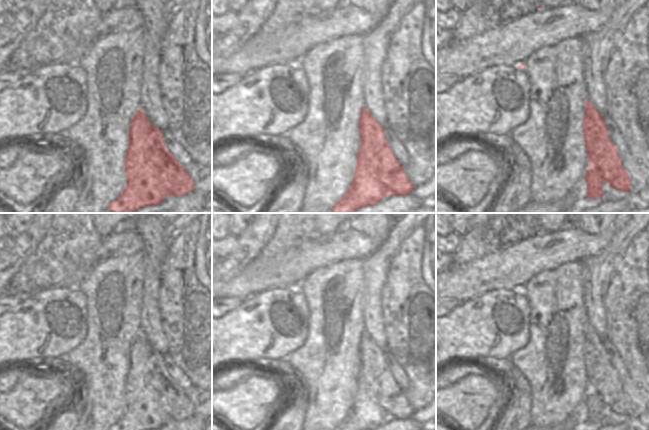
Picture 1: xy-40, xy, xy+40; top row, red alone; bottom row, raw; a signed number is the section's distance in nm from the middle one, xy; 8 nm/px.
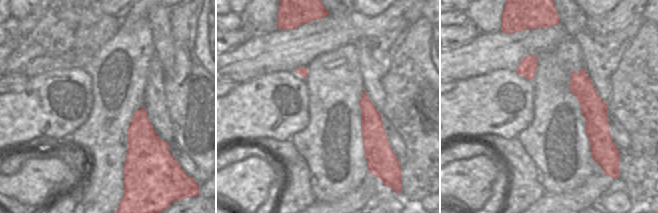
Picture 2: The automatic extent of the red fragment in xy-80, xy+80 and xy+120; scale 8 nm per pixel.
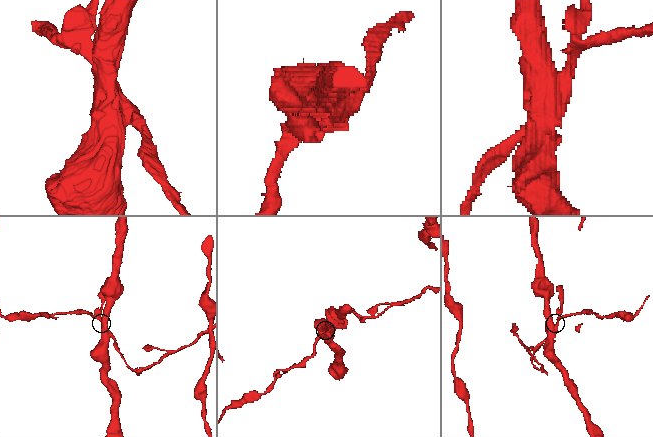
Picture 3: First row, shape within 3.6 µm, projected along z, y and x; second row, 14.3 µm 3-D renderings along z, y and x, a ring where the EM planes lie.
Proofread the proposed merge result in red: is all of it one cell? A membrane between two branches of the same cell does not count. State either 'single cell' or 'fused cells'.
fused cells

